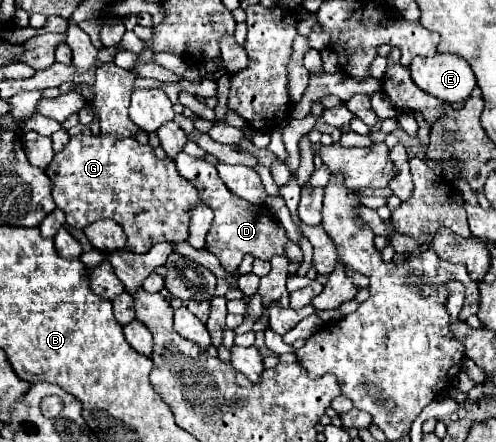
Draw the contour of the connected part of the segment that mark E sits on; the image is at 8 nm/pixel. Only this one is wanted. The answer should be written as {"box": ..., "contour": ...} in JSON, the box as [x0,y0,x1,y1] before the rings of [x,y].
{"box":[410,53,476,103],"contour":[[[436,53],[428,59],[414,59],[410,65],[412,81],[426,93],[444,103],[460,103],[470,97],[476,77],[470,65],[456,55]]]}

